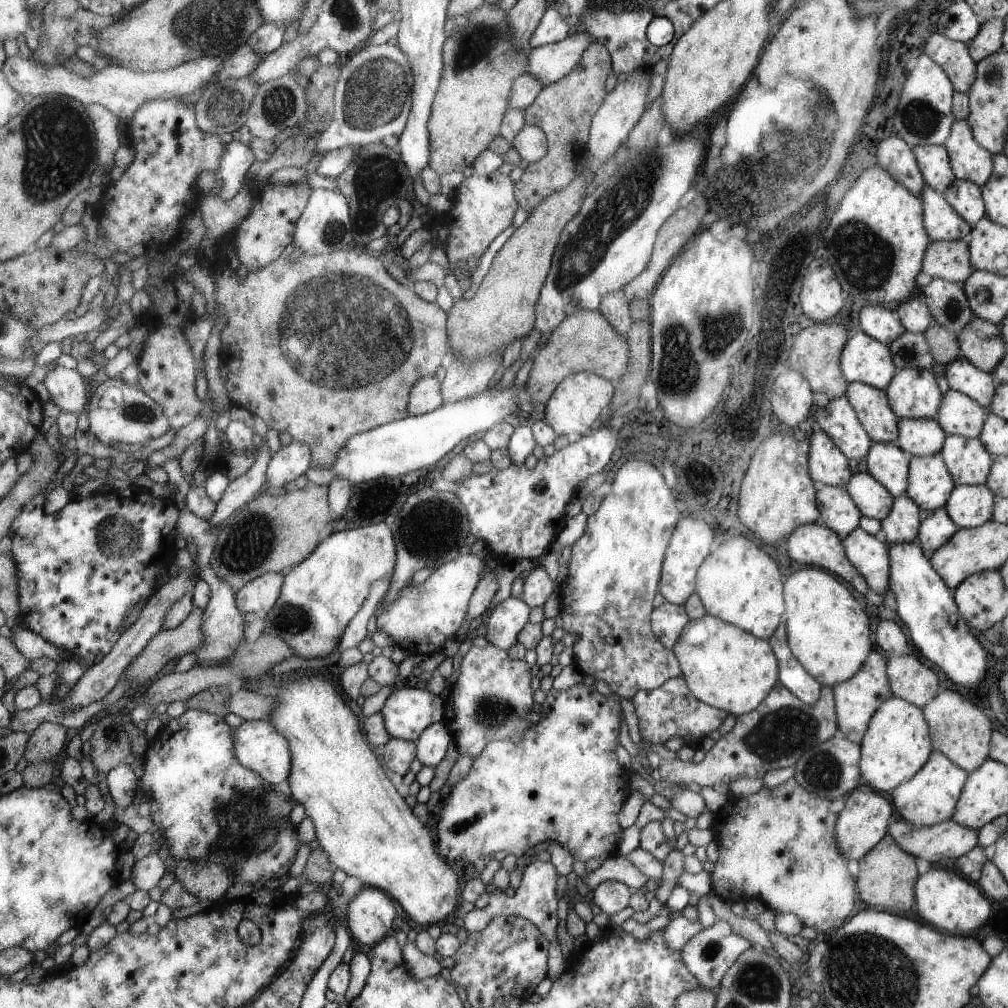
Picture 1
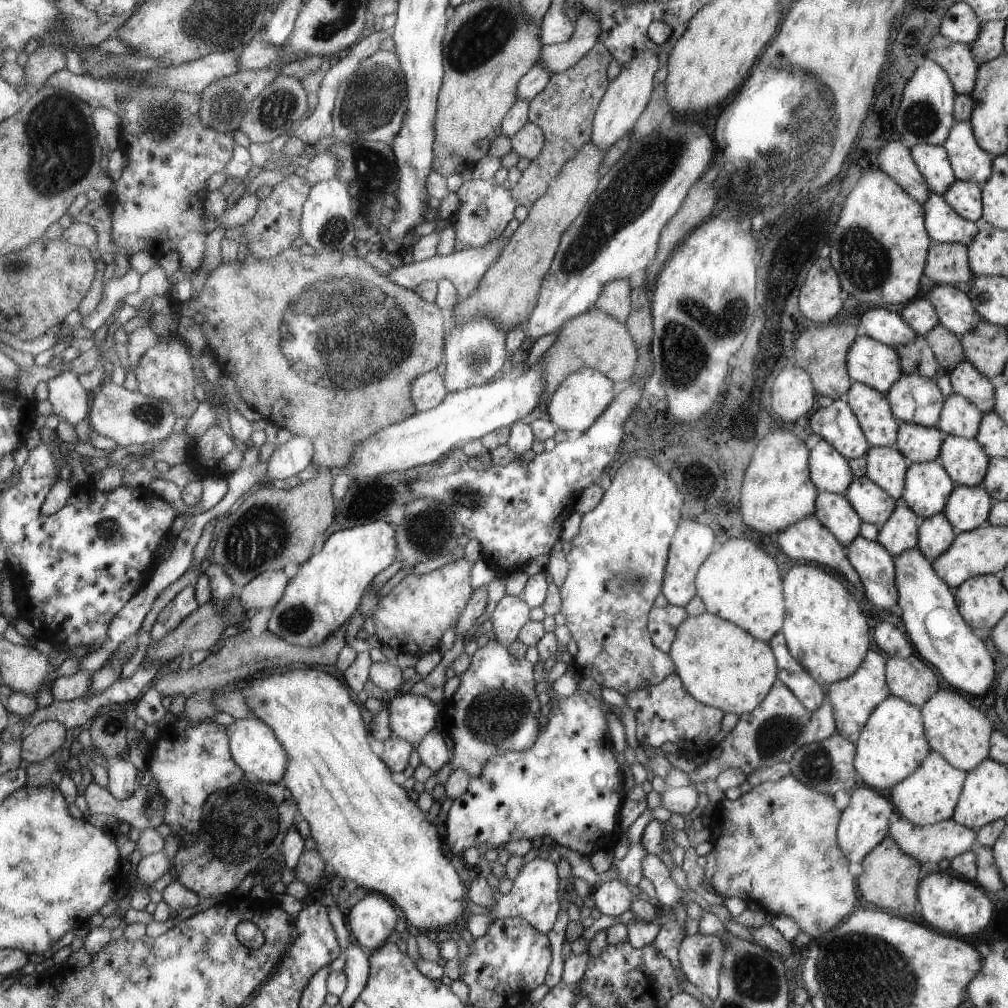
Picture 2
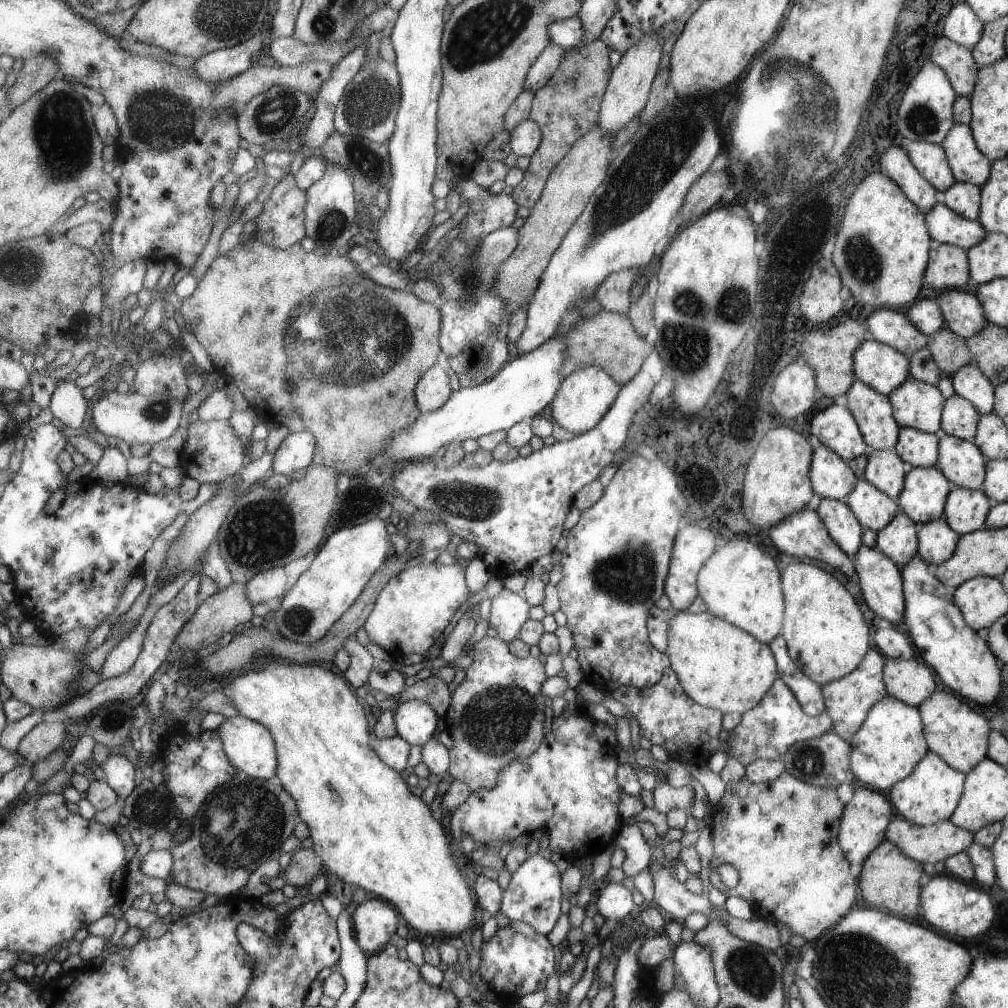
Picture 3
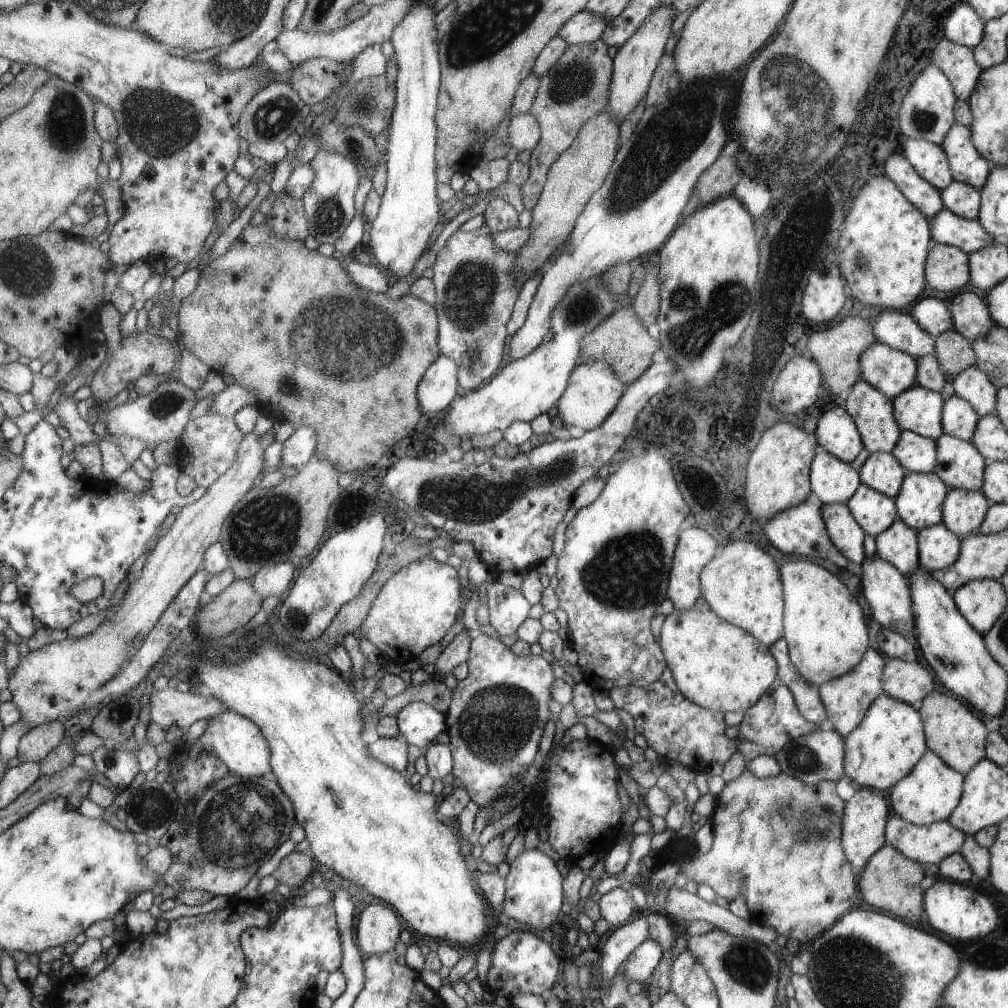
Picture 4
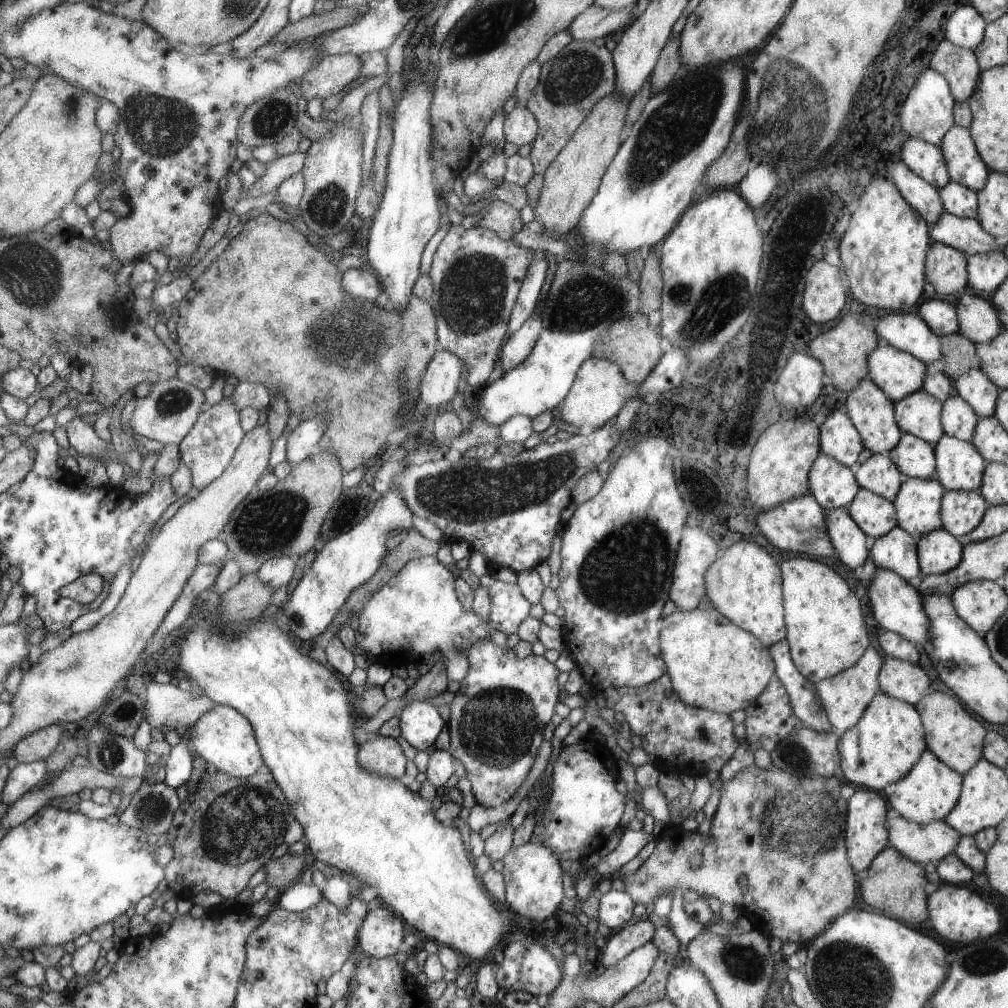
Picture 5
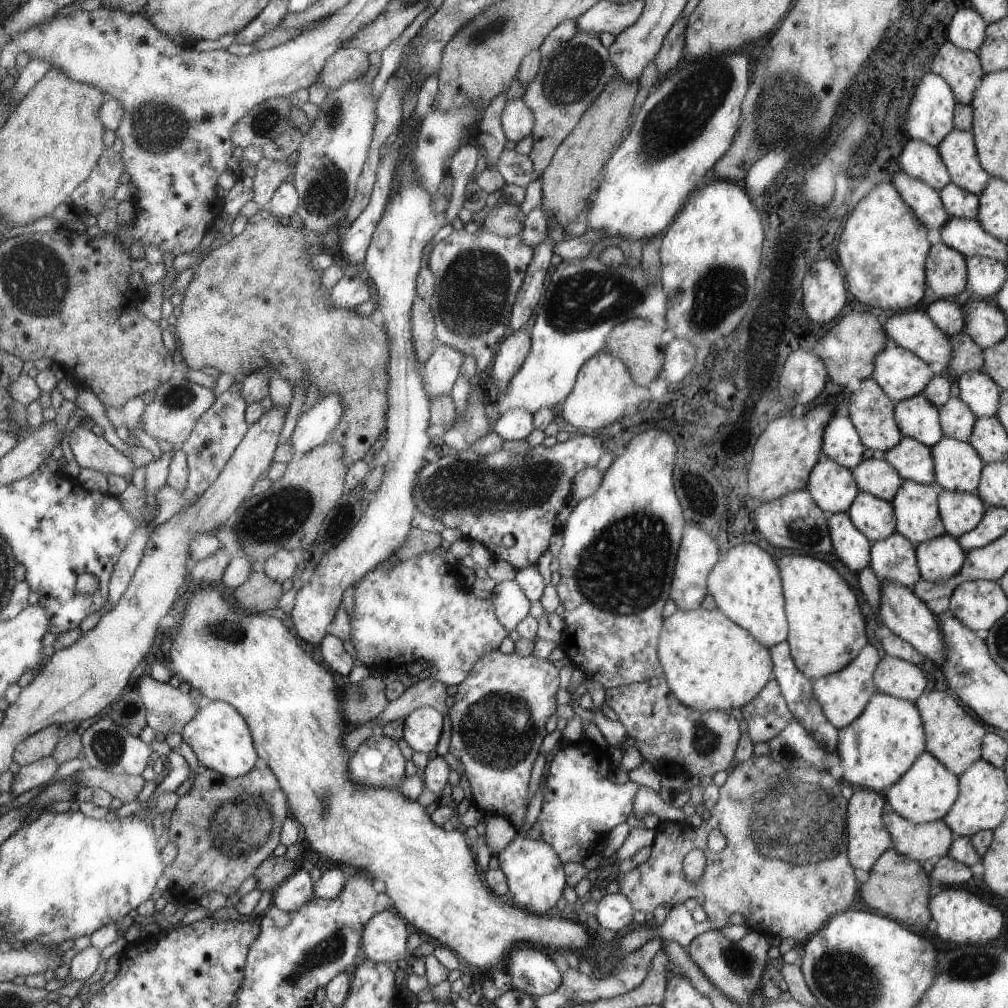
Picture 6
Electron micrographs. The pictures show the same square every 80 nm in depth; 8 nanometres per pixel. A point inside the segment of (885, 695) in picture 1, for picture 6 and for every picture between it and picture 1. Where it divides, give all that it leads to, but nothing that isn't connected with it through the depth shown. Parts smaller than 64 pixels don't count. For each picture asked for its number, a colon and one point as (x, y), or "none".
2: (852, 699)
3: (847, 700)
4: (845, 698)
5: (844, 696)
6: (842, 696)

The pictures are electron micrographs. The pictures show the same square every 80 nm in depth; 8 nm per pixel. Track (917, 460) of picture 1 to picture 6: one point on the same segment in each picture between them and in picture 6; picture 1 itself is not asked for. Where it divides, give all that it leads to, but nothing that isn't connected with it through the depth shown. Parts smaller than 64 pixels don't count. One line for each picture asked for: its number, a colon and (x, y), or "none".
2: (927, 486)
3: (922, 498)
4: (919, 503)
5: (918, 501)
6: (917, 511)

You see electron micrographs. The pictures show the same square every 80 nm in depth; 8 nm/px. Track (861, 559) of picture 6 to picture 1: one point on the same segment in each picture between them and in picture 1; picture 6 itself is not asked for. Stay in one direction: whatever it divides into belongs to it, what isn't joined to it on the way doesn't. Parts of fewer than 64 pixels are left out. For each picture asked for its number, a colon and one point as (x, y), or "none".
1: (837, 511)
2: (835, 512)
3: (843, 526)
4: (846, 534)
5: (848, 539)

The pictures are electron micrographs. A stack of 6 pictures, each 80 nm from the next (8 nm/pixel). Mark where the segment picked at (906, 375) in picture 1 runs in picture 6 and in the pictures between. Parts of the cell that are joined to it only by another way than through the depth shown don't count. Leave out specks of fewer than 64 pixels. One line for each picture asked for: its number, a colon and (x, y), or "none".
2: (913, 399)
3: (916, 404)
4: (916, 409)
5: (918, 413)
6: (916, 417)

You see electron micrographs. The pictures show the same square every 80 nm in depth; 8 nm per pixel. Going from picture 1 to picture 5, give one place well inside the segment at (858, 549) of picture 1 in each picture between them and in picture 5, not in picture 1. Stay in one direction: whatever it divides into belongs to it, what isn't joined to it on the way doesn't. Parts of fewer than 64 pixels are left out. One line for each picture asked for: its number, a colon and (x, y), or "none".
2: (877, 569)
3: (881, 586)
4: (887, 592)
5: (896, 605)

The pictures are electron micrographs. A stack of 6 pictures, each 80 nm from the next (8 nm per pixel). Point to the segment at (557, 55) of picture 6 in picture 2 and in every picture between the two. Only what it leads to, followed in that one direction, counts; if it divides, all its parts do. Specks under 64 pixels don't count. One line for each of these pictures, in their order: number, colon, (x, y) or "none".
2: (564, 108)
3: (567, 105)
4: (574, 89)
5: (582, 72)

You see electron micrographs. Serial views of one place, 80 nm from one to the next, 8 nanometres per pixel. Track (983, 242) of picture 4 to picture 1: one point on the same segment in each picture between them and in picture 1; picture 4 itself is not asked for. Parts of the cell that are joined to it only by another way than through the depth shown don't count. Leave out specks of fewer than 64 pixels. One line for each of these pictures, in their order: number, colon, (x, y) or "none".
1: (942, 223)
2: (943, 224)
3: (945, 226)

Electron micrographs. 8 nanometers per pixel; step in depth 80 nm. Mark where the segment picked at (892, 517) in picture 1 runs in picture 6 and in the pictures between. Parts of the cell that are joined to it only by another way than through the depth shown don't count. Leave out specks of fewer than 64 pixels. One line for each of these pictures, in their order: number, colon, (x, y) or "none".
2: (901, 532)
3: (897, 540)
4: (896, 545)
5: (895, 550)
6: (892, 559)

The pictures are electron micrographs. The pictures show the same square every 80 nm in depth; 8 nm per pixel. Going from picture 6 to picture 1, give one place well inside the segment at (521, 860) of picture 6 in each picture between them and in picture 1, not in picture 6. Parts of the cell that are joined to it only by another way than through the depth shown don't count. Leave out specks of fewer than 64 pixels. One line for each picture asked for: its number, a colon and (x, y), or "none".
1: (534, 900)
2: (533, 896)
3: (532, 896)
4: (532, 889)
5: (532, 877)

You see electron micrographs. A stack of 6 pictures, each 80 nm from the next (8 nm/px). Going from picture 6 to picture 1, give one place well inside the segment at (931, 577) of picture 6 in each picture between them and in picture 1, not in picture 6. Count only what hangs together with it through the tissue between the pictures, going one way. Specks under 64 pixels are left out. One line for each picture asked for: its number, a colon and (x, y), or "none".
1: (936, 527)
2: (936, 535)
3: (936, 540)
4: (938, 547)
5: (938, 551)

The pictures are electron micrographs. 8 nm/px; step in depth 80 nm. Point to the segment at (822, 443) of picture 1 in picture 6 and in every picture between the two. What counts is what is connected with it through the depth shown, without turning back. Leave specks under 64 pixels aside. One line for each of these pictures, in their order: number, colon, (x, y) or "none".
2: (829, 471)
3: (831, 477)
4: (833, 481)
5: (832, 484)
6: (833, 488)

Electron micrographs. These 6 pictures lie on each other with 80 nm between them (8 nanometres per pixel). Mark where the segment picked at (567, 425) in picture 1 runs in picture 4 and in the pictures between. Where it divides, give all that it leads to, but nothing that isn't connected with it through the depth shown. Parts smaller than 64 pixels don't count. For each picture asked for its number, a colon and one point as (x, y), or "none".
2: (582, 397)
3: (584, 396)
4: (593, 390)

